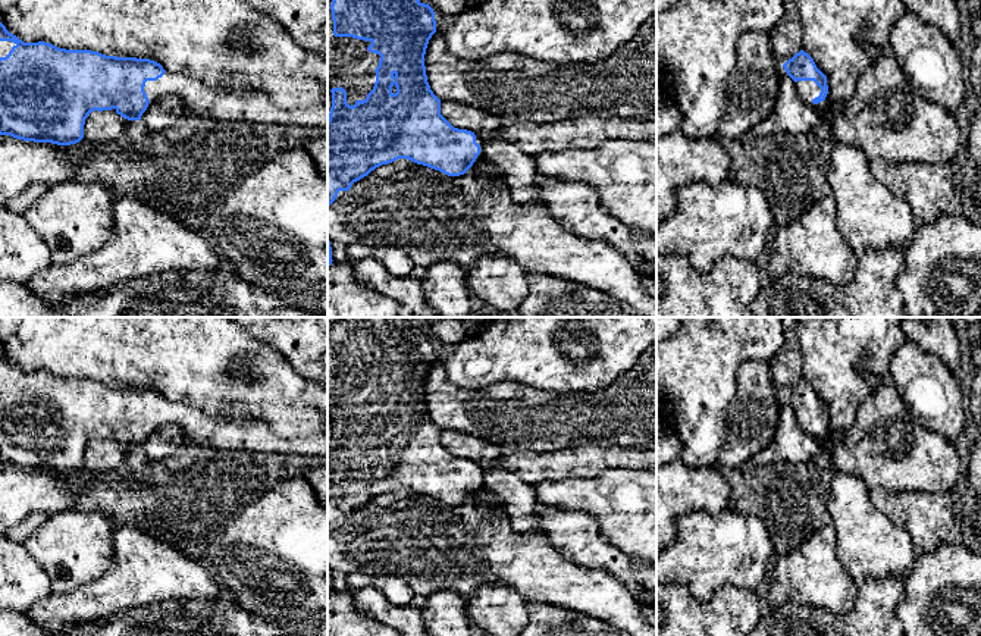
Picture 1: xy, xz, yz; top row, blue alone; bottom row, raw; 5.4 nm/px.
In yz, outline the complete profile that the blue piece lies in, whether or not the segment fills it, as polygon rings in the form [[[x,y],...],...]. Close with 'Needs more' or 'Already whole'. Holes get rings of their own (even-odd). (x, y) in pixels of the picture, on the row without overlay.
[[[800,379],[783,397],[794,410],[797,424],[806,435],[830,439],[827,405],[808,382]]]. Needs more

